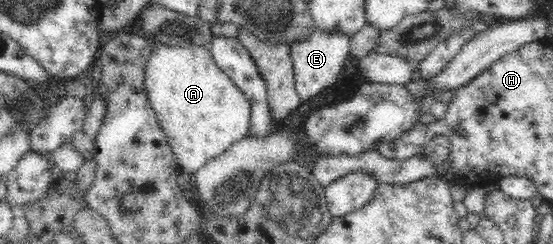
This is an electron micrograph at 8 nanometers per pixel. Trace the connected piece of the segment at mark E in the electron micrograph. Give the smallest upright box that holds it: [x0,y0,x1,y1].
[290,28,350,101]

